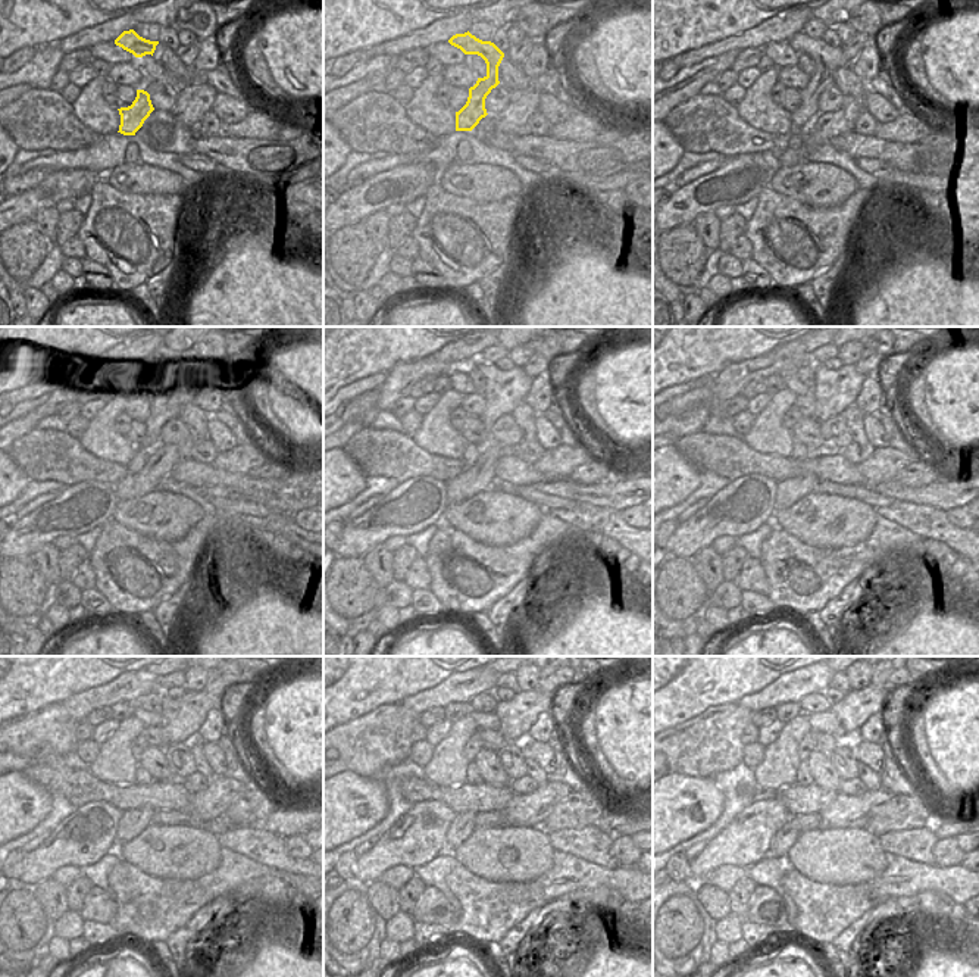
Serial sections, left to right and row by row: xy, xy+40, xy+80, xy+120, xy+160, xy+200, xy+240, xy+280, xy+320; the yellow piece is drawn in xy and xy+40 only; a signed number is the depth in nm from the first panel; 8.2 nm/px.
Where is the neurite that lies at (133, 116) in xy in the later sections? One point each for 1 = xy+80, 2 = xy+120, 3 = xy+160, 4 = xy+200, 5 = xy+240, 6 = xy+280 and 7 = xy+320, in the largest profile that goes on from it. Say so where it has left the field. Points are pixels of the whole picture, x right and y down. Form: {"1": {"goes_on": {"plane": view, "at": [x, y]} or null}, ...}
{"1": {"goes_on": {"plane": "xy+80", "at": [826, 59]}}, "2": {"goes_on": {"plane": "xy+120", "at": [172, 389]}}, "3": {"goes_on": {"plane": "xy+160", "at": [504, 390]}}, "4": {"goes_on": {"plane": "xy+200", "at": [834, 392]}}, "5": {"goes_on": {"plane": "xy+240", "at": [183, 717]}}, "6": {"goes_on": {"plane": "xy+280", "at": [516, 715]}}, "7": {"goes_on": {"plane": "xy+320", "at": [856, 707]}}}

